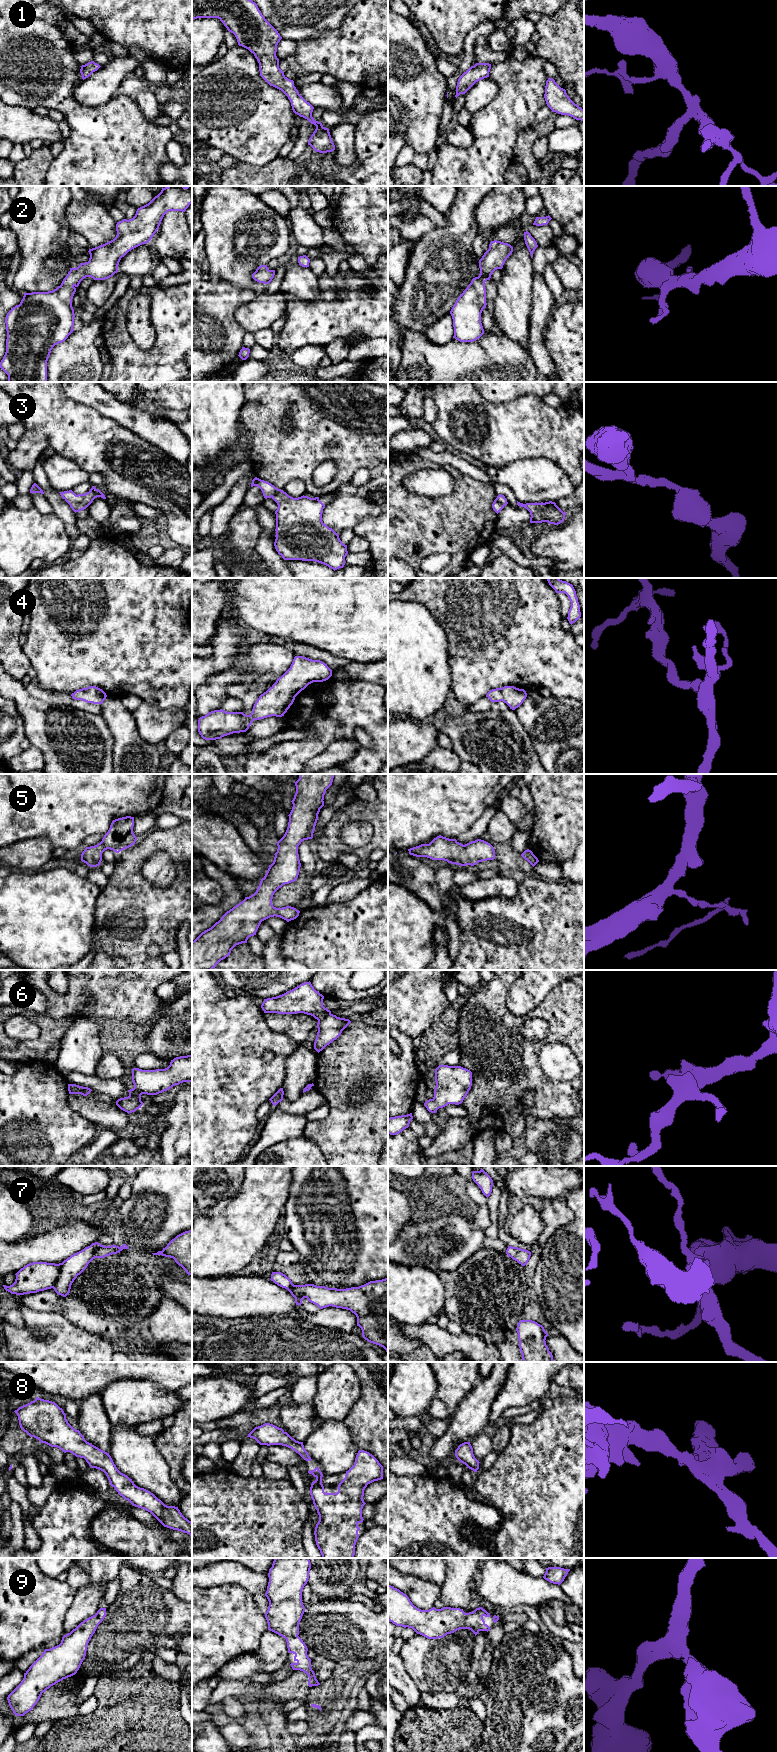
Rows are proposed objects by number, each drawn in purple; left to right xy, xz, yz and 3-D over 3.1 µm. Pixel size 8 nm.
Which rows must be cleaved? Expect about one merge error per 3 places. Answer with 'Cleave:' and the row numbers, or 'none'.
Cleave: none

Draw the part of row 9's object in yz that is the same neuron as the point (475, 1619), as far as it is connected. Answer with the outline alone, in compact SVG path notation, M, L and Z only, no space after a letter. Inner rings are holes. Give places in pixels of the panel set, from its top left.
M388 1584L388 1621L396 1626L412 1628L428 1639L443 1638L460 1629L469 1629L475 1636L491 1628L483 1617L490 1617L482 1607L465 1613L460 1608L443 1607L421 1610L414 1606L409 1597Z

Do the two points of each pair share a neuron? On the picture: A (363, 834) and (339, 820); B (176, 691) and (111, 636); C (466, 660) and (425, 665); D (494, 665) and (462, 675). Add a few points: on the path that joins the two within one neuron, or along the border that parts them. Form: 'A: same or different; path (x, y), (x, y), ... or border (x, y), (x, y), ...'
A: different; border (368, 822), (347, 822), (342, 828), (339, 839)
B: same; path (160, 675), (127, 642)
C: different; border (446, 639), (447, 662), (452, 685)
D: same; path (486, 665), (478, 665), (470, 673)

